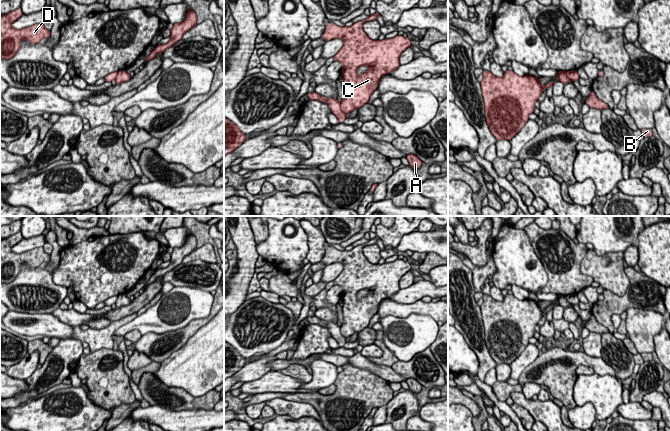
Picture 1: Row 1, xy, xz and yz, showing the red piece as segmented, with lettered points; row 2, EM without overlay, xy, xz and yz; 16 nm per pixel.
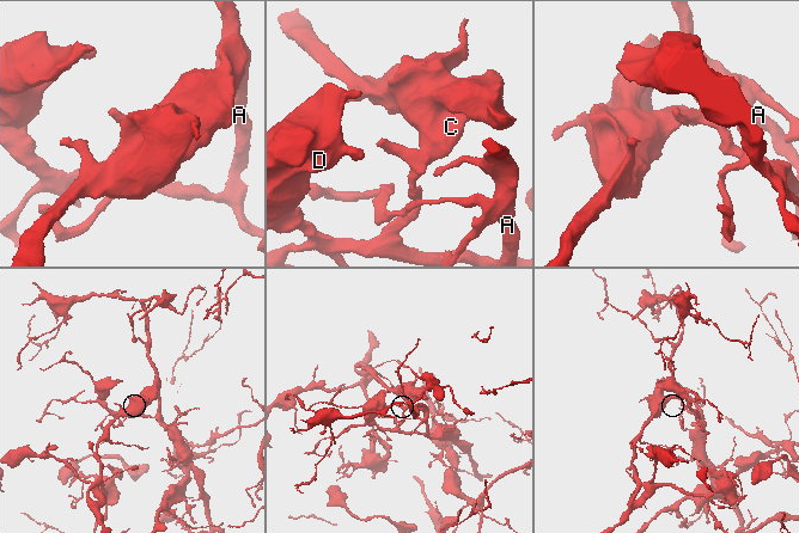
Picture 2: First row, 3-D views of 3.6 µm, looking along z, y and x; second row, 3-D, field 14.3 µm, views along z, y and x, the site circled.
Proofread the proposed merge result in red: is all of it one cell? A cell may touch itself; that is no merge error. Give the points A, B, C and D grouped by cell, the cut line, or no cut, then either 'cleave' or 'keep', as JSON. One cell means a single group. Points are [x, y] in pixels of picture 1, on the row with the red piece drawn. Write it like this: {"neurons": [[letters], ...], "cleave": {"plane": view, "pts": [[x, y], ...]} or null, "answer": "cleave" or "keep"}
{"neurons": [["A", "B", "D"], ["C"]], "cleave": {"plane": "xz", "pts": [[340, 103], [340, 109], [345, 114]]}, "answer": "cleave"}

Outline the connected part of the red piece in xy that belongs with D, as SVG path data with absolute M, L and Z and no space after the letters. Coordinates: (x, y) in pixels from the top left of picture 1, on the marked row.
M21 8L8 14L0 15L0 60L12 58L19 50L20 42L25 39L31 44L38 44L43 38L50 37L50 30L47 30L43 23L38 23L20 30L14 29L12 24L23 15Z

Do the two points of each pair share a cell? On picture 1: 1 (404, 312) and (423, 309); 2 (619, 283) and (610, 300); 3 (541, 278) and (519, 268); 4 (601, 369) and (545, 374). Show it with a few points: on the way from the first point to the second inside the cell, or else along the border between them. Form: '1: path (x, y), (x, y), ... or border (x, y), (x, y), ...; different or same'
1: path (409, 309), (418, 309); same
2: border (630, 280), (623, 295), (616, 295), (604, 289); different
3: path (536, 278), (524, 269); same
4: path (587, 361), (577, 361), (570, 367), (559, 367); same

